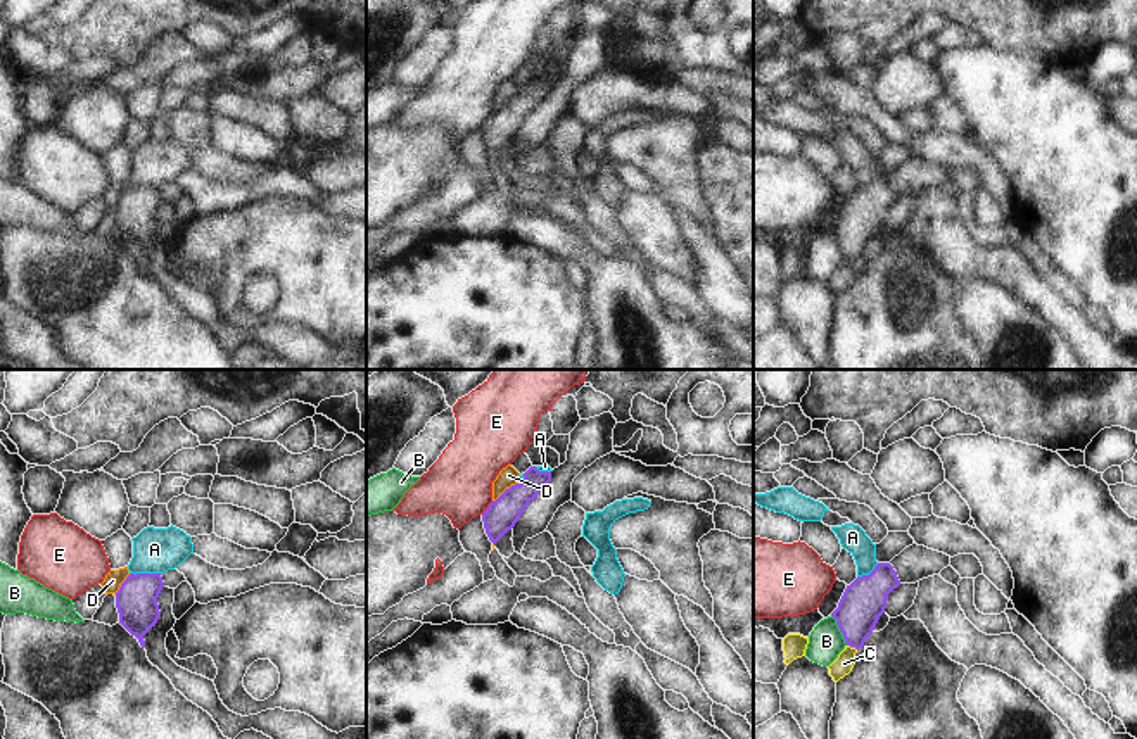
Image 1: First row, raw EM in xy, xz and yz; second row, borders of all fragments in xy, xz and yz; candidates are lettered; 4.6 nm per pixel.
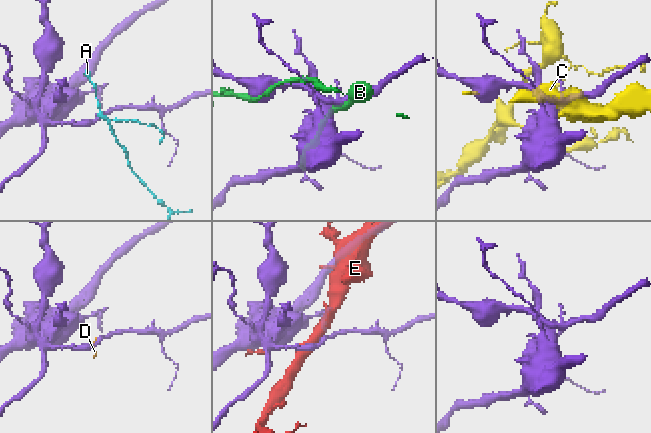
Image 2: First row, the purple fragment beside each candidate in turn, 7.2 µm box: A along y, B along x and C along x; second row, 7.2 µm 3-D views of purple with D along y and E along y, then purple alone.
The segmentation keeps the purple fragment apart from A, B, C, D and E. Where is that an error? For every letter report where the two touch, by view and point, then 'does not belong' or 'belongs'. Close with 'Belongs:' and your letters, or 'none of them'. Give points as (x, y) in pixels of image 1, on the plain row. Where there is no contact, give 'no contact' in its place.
A: contact xy (146, 187); does not belong
B: contact yz (840, 244); does not belong
C: contact yz (852, 259); does not belong
D: contact xz (507, 102); does not belong
E: contact xz (488, 121); does not belong
Belongs: none of them

